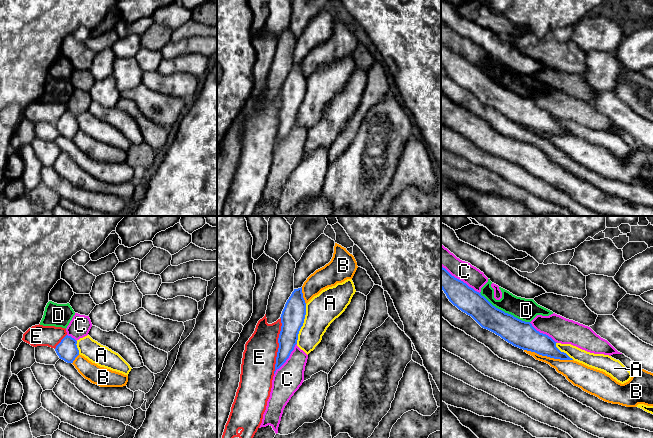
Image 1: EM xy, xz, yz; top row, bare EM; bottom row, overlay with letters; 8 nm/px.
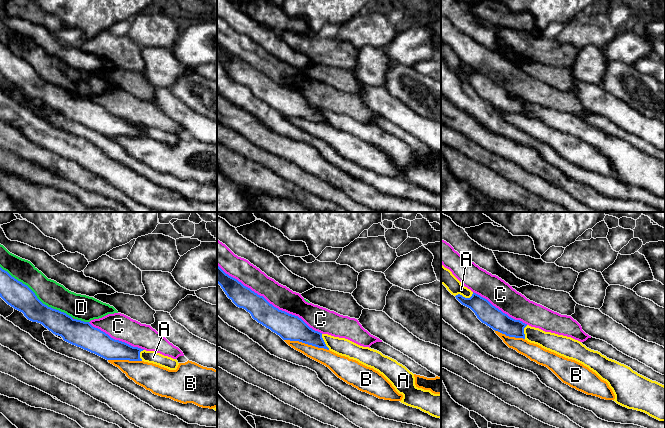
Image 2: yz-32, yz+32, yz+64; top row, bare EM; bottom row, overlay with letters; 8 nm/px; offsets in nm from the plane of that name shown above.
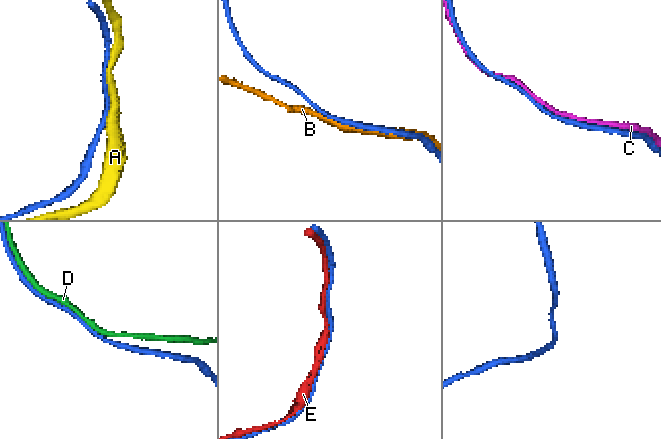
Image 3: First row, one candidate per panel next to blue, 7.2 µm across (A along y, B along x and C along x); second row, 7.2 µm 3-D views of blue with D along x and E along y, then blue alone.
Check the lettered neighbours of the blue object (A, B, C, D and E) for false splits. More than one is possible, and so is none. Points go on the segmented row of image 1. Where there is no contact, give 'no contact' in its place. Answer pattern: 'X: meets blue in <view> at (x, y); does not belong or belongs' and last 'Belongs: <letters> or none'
A: meets blue in xz at (302, 324); does not belong
B: meets blue in yz at (548, 356); does not belong
C: meets blue in yz at (460, 280); does not belong
D: meets blue in yz at (503, 311); does not belong
E: meets blue in xz at (279, 345); does not belong
Belongs: none

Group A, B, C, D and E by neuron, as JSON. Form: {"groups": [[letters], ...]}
{"groups": [["A"], ["B"], ["C"], ["D"], ["E"]]}

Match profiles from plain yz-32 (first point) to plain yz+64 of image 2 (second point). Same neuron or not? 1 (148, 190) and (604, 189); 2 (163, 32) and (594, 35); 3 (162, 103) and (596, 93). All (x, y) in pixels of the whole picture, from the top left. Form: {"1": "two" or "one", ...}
{"1": "two", "2": "one", "3": "one"}

